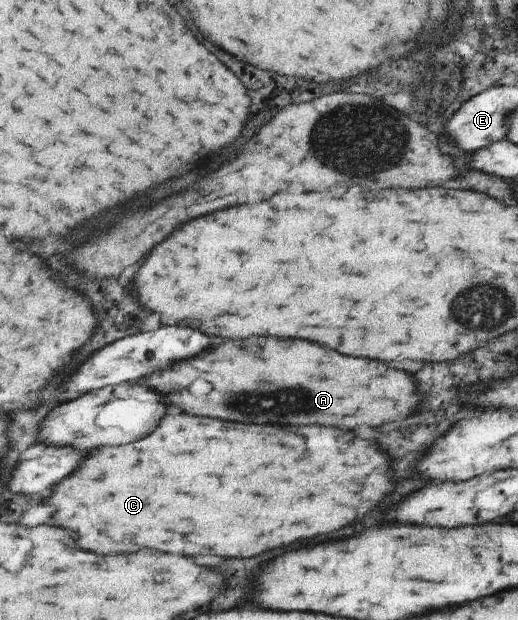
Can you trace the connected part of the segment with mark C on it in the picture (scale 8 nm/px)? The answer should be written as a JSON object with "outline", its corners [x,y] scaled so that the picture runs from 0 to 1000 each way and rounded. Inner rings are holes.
{"outline":[[[324,666],[290,705],[239,721],[178,727],[178,737],[170,734],[154,747],[151,763],[143,760],[104,785],[104,798],[89,811],[108,818],[108,847],[151,860],[151,879],[181,892],[263,892],[266,885],[290,885],[293,876],[297,889],[328,895],[494,898],[568,873],[660,853],[687,837],[687,811],[691,834],[707,827],[749,792],[741,763],[749,753],[737,734],[722,715],[687,705],[676,711],[672,695],[641,689],[471,685]],[[583,698],[591,744],[583,744]]]}

